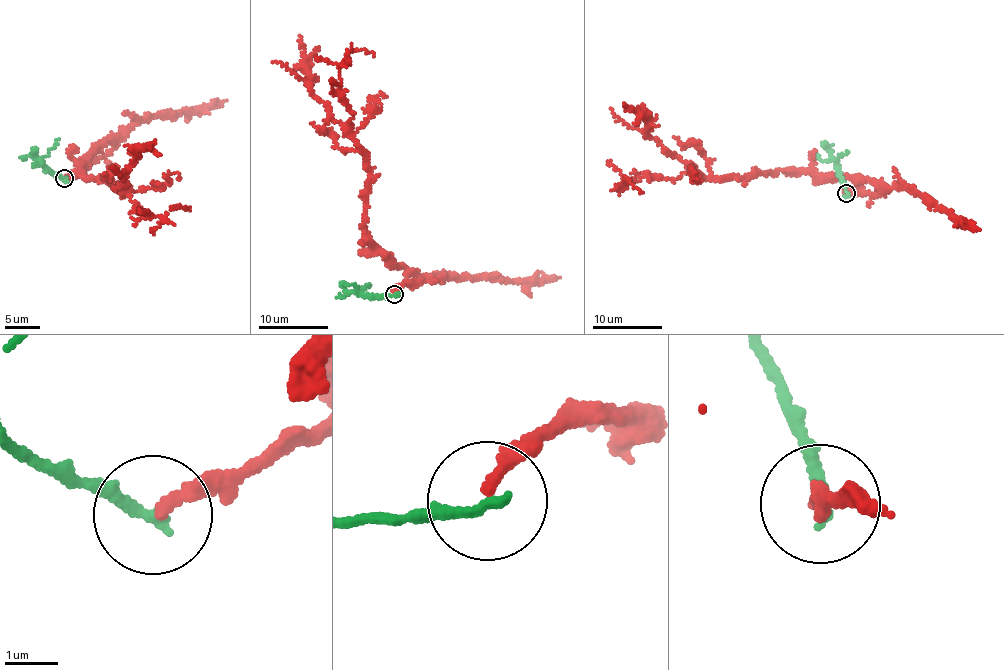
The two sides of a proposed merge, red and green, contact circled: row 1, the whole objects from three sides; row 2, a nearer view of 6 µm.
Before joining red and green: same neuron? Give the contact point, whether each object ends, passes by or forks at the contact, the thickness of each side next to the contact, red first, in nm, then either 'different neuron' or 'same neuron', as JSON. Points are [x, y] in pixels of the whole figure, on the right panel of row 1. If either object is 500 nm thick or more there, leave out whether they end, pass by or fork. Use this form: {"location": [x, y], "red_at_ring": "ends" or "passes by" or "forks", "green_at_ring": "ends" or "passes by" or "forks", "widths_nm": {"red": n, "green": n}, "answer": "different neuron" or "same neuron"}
{"location": [846, 193], "red_at_ring": "ends", "green_at_ring": "ends", "widths_nm": {"red": 190, "green": 240}, "answer": "same neuron"}

